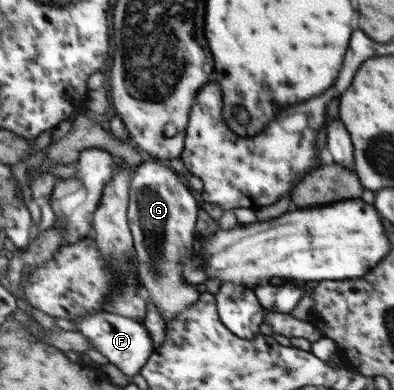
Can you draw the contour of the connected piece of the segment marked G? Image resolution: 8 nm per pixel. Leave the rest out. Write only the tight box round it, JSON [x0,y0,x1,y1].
[128,161,201,321]

